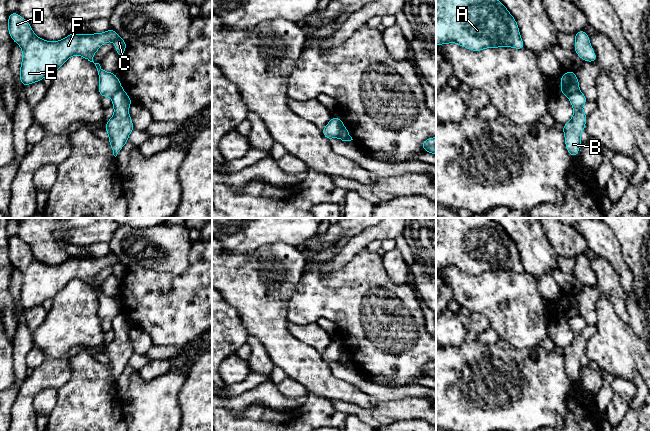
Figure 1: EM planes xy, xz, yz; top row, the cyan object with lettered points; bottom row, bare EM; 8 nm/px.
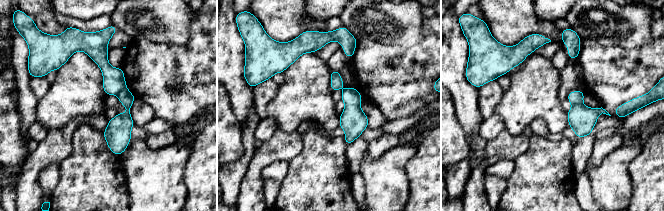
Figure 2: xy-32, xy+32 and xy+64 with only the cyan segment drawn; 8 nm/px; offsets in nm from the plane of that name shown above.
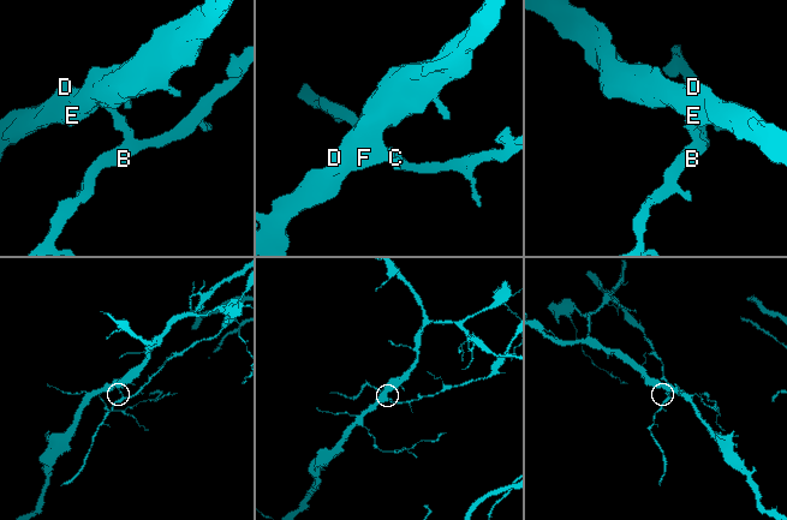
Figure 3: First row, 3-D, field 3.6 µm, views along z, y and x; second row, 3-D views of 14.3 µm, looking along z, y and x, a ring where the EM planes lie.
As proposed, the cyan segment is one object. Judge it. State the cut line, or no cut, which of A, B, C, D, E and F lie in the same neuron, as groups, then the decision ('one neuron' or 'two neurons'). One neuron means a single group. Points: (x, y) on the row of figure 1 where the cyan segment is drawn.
xz (343, 124), (337, 137) | A C D E F / B | two neurons

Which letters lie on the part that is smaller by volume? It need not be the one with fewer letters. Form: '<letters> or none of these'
B

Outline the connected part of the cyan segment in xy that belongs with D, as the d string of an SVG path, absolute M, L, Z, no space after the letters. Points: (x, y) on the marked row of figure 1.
M14 12L8 15L8 32L22 49L19 78L23 87L53 75L70 57L79 55L95 64L101 97L112 97L122 88L119 78L113 72L104 71L99 63L93 61L99 48L110 41L115 44L117 55L123 57L127 42L113 29L99 34L71 33L60 41L46 41L33 32L26 19Z

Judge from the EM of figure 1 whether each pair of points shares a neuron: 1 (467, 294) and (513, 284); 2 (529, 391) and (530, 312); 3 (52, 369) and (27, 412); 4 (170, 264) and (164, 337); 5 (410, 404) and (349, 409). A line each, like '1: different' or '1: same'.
1: same
2: different
3: same
4: different
5: same

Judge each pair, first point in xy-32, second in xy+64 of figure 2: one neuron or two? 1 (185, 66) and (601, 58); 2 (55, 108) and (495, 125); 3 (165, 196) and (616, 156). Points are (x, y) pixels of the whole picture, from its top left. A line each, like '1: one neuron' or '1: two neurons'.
1: one neuron
2: two neurons
3: one neuron

